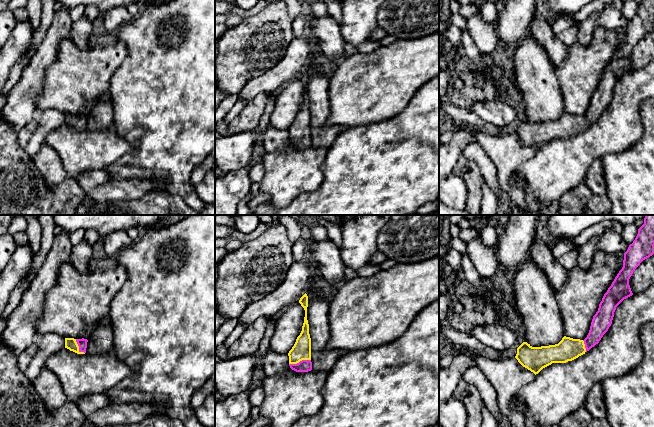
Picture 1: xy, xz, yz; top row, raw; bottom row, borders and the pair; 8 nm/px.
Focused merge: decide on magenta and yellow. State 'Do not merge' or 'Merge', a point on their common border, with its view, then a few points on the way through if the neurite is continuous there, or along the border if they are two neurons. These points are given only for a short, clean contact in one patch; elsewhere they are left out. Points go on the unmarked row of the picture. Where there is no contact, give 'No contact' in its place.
Merge. Touches magenta at xz (300, 137). Path across: xz (305, 141), (300, 137), (301, 126)

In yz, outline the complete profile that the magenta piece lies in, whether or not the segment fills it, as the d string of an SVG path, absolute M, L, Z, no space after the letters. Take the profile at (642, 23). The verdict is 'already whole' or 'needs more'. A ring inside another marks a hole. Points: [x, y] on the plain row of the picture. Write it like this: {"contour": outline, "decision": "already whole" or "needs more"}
{"contour": "M643 0L632 20L624 29L623 43L604 70L593 92L589 109L584 116L564 112L555 121L532 123L523 118L515 134L535 151L552 139L566 139L585 130L599 119L612 100L616 83L633 71L629 55L640 39L654 30L654 0Z", "decision": "needs more"}

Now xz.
{"contour": "M305 69L299 76L305 86L302 107L297 113L292 125L289 127L289 142L296 148L308 148L312 146L311 138L311 114L309 110L309 100L307 96L308 72Z", "decision": "needs more"}

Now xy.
{"contour": "M65 114L65 124L73 127L77 130L85 130L87 124L87 115L74 115L74 114Z", "decision": "needs more"}

